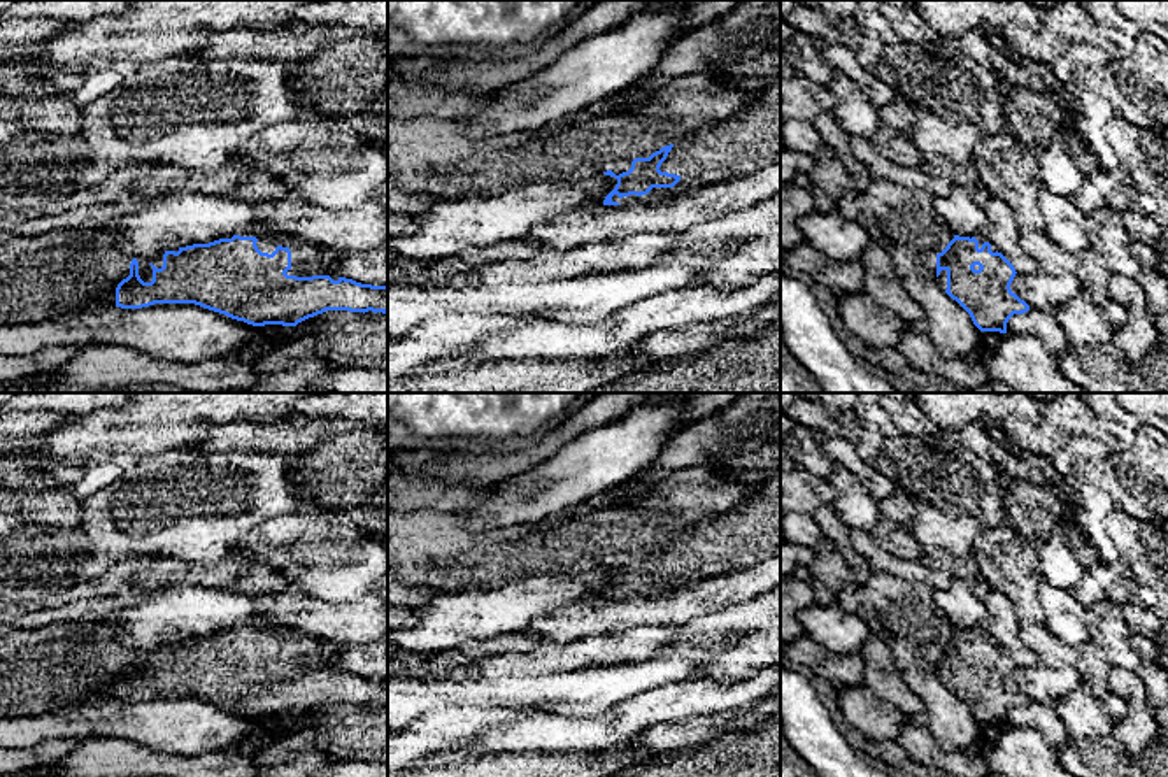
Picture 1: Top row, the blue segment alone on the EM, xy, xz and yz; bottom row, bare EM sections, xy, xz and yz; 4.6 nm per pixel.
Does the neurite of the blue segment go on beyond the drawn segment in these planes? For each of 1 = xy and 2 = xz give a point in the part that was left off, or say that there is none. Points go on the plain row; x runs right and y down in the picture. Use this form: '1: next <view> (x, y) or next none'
1: next xy (307, 653)
2: next xz (735, 539)

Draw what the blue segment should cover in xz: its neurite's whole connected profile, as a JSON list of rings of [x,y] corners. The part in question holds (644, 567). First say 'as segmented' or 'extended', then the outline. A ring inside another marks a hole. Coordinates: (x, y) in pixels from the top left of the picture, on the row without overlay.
extended; [[[780,477],[751,488],[738,507],[691,523],[649,551],[635,551],[628,565],[603,565],[617,572],[603,598],[659,596],[775,556],[780,556]]]

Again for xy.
extended; [[[260,623],[239,624],[209,637],[193,637],[179,640],[179,644],[165,644],[163,659],[153,656],[153,674],[144,675],[139,668],[137,651],[130,656],[130,668],[116,681],[116,700],[142,702],[154,696],[195,696],[203,702],[224,707],[231,712],[244,714],[253,719],[282,717],[296,719],[298,716],[323,707],[326,703],[349,705],[388,705],[388,679],[361,677],[353,672],[337,668],[337,656],[342,645],[309,637],[289,628],[275,628]]]

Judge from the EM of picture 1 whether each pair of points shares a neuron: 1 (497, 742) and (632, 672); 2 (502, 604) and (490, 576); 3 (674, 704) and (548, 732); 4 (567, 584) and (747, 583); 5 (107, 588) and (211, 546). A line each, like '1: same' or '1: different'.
1: different
2: different
3: same
4: different
5: different

